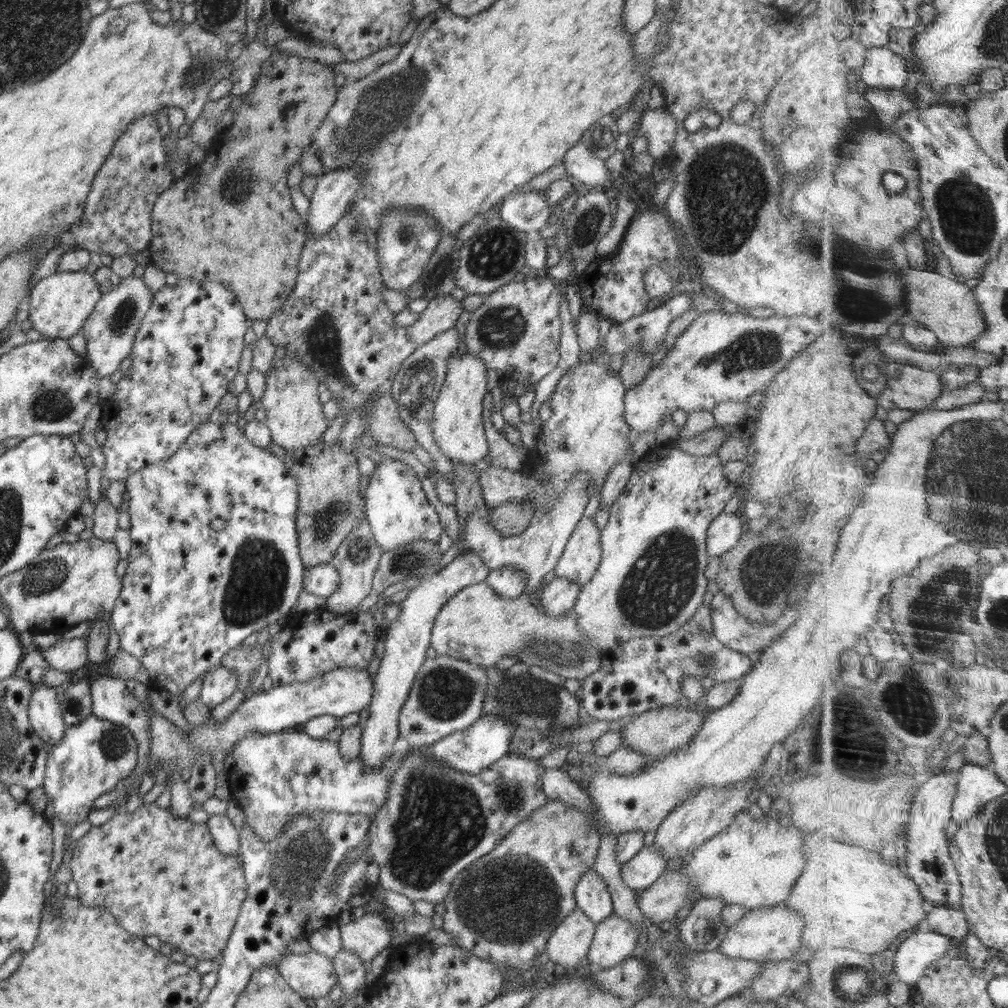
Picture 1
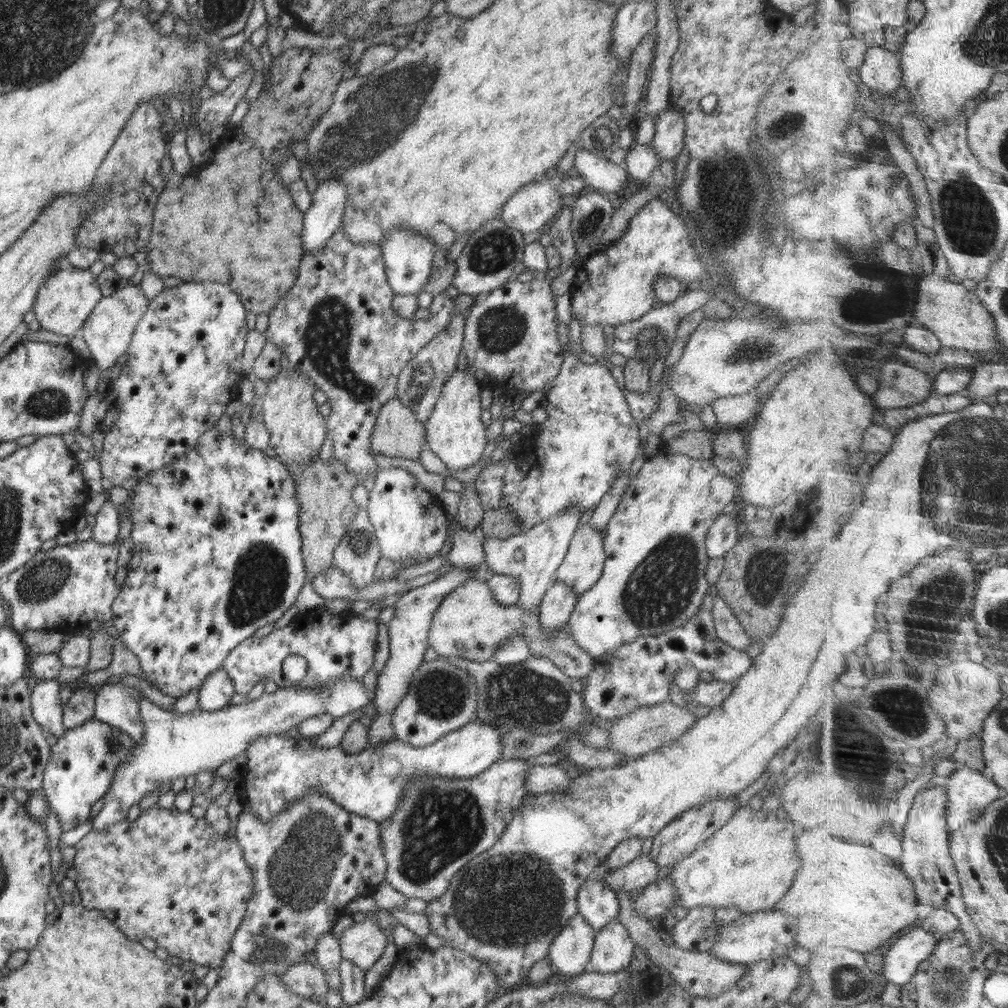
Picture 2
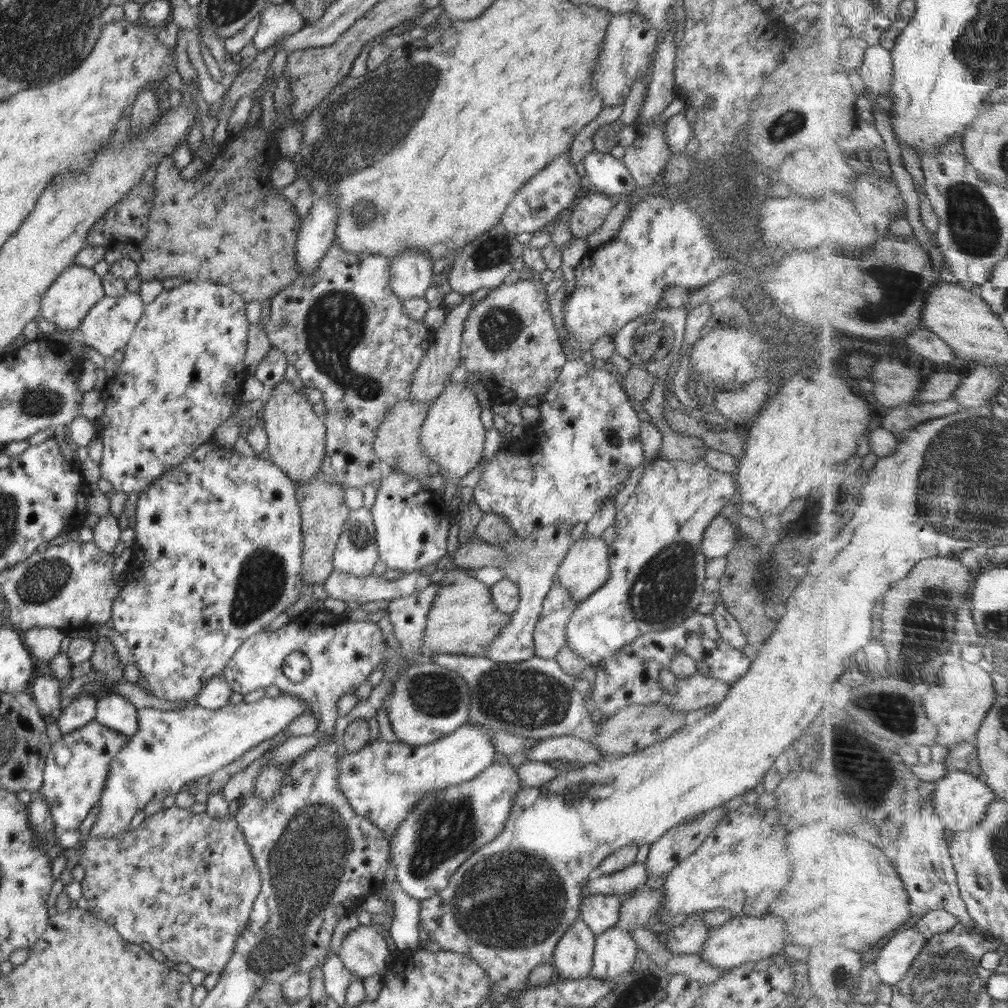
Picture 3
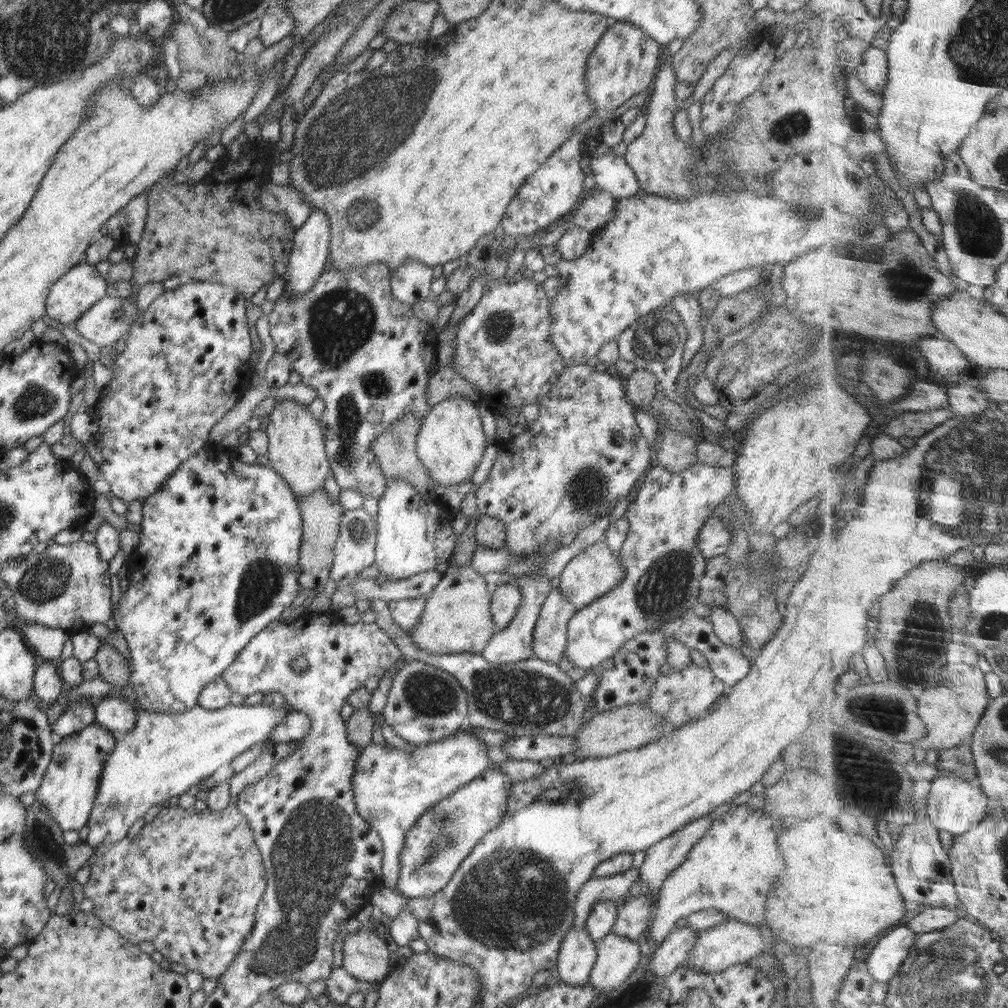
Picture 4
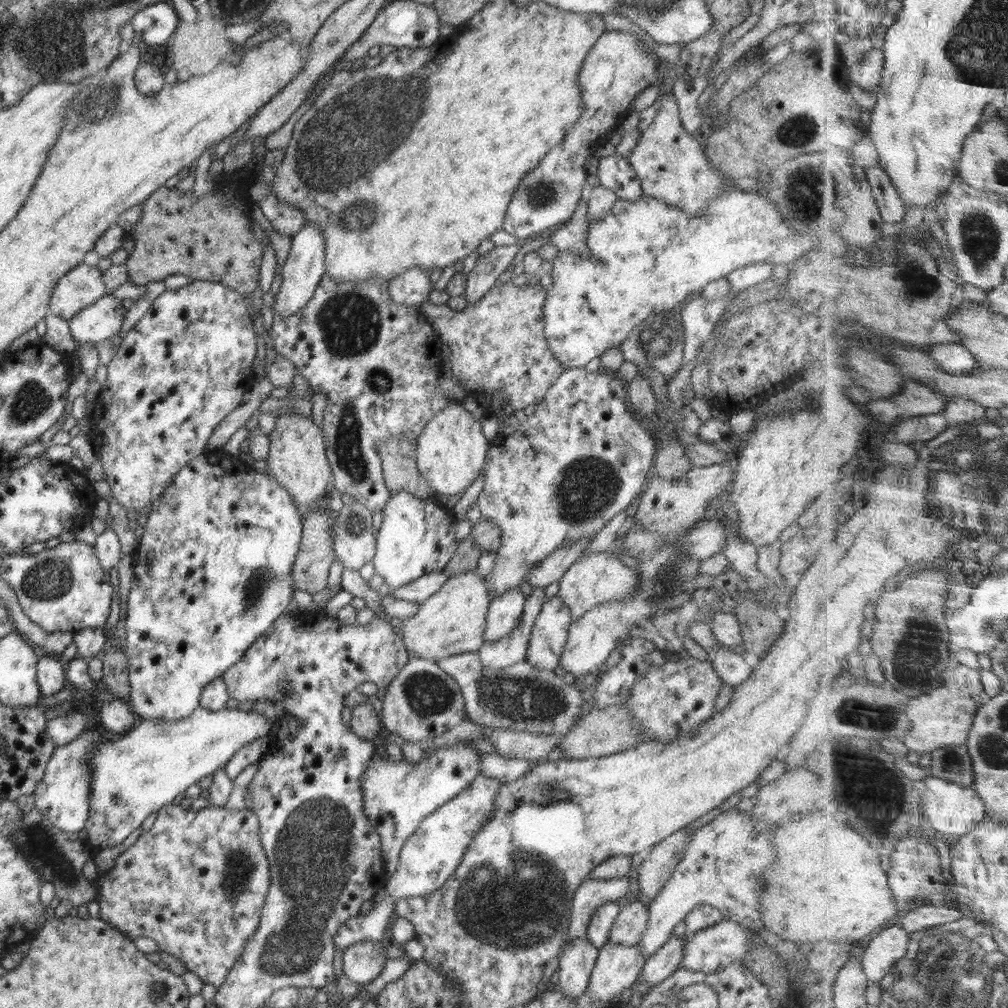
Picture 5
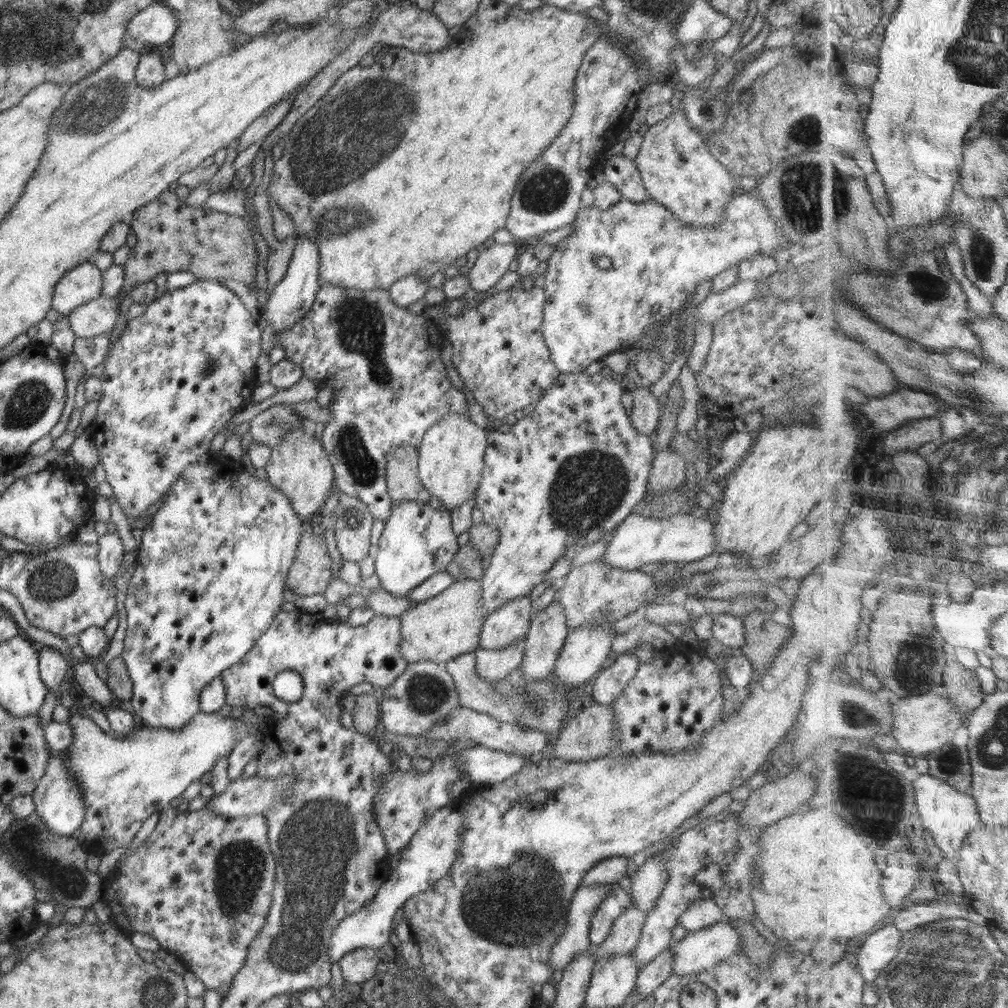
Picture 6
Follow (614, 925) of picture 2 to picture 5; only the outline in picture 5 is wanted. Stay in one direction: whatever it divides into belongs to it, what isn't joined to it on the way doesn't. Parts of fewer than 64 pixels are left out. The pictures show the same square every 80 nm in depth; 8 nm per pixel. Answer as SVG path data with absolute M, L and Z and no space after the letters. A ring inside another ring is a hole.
M608 941L599 948L589 980L592 1002L598 1005L632 986L641 974L645 959L638 946Z

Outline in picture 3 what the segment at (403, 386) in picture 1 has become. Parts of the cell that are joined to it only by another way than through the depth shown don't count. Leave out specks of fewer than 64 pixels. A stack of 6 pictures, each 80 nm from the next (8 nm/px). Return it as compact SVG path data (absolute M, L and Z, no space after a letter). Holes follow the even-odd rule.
M466 295L458 306L449 309L446 320L444 320L442 326L433 331L432 346L426 350L422 362L416 367L415 375L411 378L409 400L412 403L435 400L443 391L447 378L451 376L455 368L461 366L460 346L464 323L479 296L480 295Z

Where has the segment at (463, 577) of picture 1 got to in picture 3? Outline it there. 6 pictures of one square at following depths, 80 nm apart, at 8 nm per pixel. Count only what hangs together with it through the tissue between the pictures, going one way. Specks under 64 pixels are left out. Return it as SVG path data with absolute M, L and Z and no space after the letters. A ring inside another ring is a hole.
M440 582L405 597L395 598L386 608L396 640L399 640L399 653L412 659L416 650L423 647L422 637L428 611L433 605Z

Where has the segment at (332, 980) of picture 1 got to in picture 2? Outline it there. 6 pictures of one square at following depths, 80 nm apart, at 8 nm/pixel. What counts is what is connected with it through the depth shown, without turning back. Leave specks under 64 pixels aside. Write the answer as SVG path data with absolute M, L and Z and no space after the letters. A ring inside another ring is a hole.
M309 961L294 963L279 978L282 979L289 991L302 998L323 997L330 988L324 970L318 965L318 963L312 964Z

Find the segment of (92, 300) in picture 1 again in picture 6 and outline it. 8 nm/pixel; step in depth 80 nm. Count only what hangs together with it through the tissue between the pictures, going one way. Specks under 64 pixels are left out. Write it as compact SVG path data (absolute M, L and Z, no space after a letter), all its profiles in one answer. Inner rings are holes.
M88 261L70 269L56 284L52 308L68 317L69 314L102 293L101 272L95 264Z

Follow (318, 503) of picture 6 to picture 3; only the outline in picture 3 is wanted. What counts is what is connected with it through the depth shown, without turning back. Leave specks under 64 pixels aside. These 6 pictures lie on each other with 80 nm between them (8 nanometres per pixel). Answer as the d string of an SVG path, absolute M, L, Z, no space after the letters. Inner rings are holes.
M286 379L270 388L264 397L265 406L261 416L263 429L268 435L267 449L269 460L279 466L296 485L307 483L320 472L325 453L326 427L321 417L314 413L312 404L307 401L291 382Z

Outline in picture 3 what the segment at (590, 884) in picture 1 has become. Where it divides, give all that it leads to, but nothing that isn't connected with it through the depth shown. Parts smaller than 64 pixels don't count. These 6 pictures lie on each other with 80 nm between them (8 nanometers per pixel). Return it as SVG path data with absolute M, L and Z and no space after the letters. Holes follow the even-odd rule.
M607 894L586 895L581 899L579 918L595 934L602 934L619 921L621 903L617 896Z

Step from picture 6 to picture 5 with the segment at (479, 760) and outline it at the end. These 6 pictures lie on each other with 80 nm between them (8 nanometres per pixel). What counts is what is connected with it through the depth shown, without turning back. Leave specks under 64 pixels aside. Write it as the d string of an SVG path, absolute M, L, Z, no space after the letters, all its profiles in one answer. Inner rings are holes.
M496 752L480 753L478 756L480 756L479 775L488 775L503 784L522 778L535 764L528 760L500 756Z

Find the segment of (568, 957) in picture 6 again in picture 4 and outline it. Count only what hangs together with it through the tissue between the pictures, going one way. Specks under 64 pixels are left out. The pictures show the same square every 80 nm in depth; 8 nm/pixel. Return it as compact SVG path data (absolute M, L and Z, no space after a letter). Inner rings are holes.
M635 868L607 877L590 877L578 891L573 926L585 928L590 909L598 901L611 900L619 903L627 899L636 892L637 878L640 876Z

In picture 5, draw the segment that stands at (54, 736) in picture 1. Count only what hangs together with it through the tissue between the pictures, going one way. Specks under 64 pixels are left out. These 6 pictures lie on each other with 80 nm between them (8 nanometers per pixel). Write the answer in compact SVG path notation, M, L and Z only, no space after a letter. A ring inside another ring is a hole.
M40 654L37 662L37 681L42 697L52 696L68 685L66 662L62 657Z

